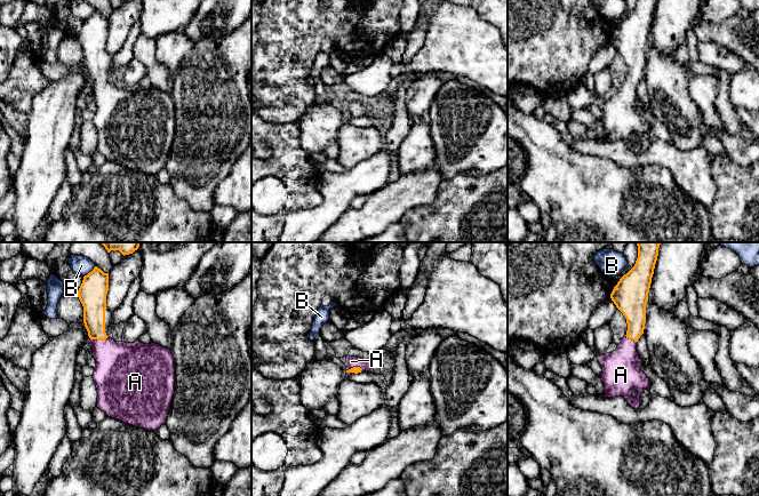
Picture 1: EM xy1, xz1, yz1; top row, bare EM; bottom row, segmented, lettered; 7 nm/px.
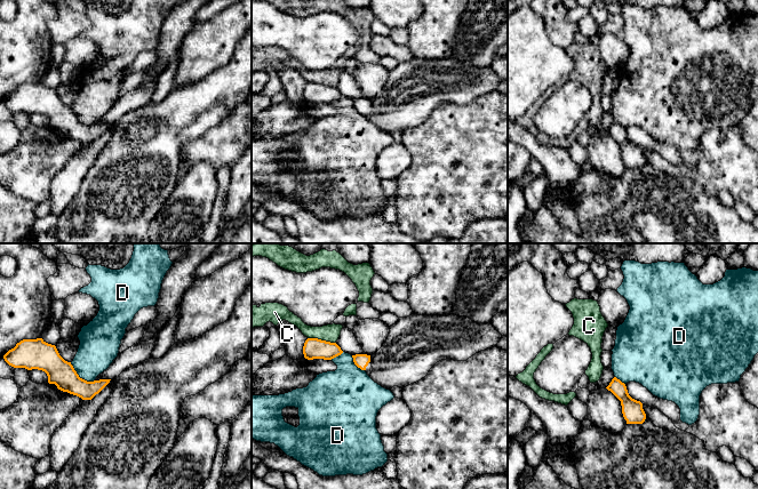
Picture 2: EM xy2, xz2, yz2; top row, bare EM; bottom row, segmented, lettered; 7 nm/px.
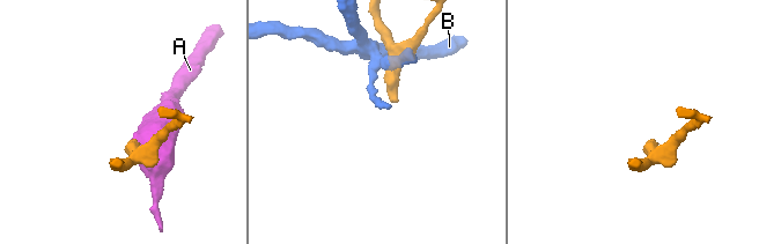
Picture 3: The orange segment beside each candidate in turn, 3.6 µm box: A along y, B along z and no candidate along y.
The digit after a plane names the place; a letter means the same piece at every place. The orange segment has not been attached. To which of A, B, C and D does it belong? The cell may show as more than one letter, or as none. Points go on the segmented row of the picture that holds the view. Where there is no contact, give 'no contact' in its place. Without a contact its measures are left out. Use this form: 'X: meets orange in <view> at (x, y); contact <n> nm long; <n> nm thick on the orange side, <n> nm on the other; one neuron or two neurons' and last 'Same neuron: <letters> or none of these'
A: meets orange in xy1 at (98, 340); contact 130 nm long; 160 nm thick on the orange side, 360 nm on the other; one neuron
B: meets orange in xy1 at (89, 272); contact 120 nm long; 190 nm thick on the orange side, 130 nm on the other; two neurons
C: meets orange in xz2 at (320, 339); contact 200 nm long; 140 nm thick on the orange side, 130 nm on the other; two neurons
D: meets orange in xy2 at (79, 377); contact 220 nm long; 190 nm thick on the orange side, 280 nm on the other; two neurons
Same neuron: A

